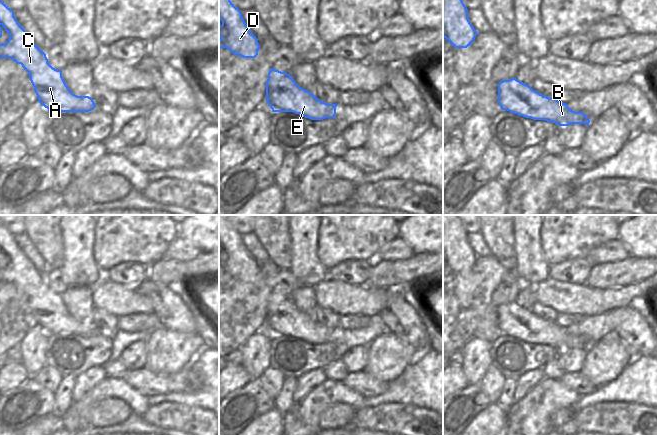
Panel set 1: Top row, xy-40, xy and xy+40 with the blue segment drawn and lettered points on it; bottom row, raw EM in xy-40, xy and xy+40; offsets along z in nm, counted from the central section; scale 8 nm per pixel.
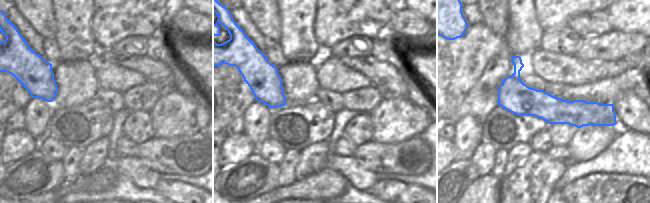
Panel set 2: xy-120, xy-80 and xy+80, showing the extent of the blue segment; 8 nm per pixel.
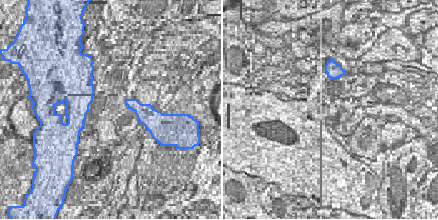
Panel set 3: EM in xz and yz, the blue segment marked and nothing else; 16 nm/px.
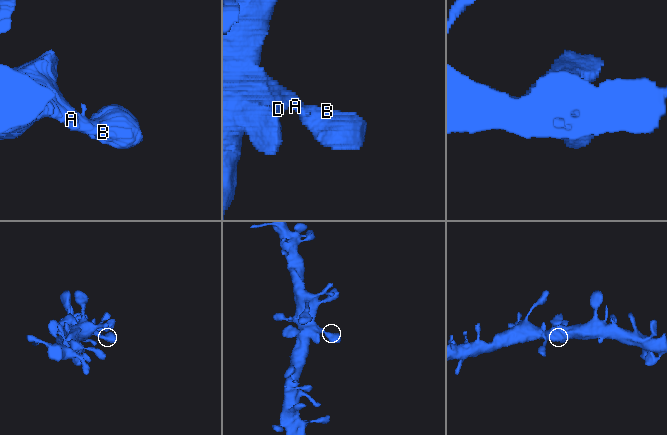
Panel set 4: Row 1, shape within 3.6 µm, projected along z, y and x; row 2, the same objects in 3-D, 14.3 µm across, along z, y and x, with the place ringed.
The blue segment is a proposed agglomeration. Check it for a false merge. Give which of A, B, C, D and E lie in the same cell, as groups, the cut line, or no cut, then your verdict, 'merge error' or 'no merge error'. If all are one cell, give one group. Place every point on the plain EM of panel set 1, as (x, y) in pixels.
A B C D E; no cut; no merge error

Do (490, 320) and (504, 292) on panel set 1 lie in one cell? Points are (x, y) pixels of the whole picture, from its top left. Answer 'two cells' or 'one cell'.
one cell

